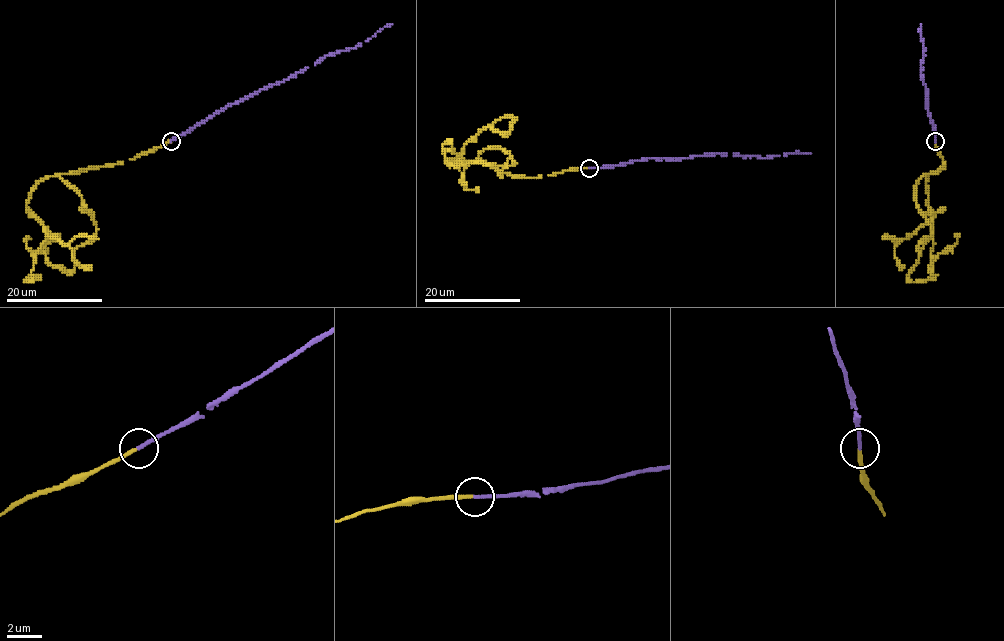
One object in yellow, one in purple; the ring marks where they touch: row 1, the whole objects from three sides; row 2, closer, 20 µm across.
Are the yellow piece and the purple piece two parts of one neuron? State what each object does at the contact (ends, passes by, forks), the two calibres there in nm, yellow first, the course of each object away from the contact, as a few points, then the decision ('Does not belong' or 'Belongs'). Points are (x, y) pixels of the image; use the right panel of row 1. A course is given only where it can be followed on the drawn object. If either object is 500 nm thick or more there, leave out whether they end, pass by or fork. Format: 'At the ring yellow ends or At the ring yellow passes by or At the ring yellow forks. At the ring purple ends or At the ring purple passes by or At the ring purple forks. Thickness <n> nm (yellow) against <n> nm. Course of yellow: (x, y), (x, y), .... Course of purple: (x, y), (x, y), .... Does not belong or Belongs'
At the ring yellow ends. At the ring purple ends. Thickness 200 nm (yellow) against 200 nm. Course of yellow: (936, 140), (944, 166), (921, 176), (914, 196), (933, 240), (931, 270), (930, 264), (953, 246), (960, 234). Course of purple: (936, 140), (921, 73), (925, 51), (921, 25). Belongs

